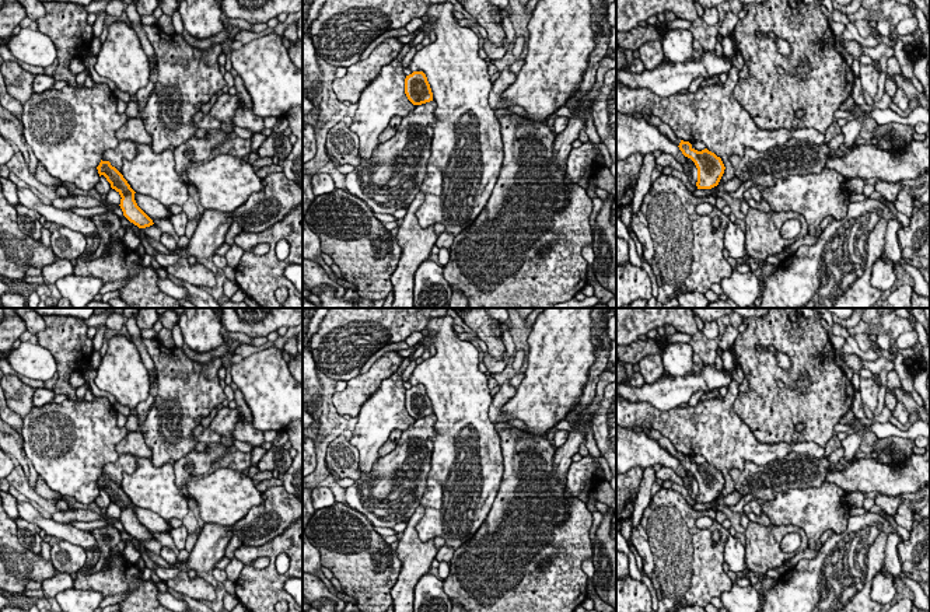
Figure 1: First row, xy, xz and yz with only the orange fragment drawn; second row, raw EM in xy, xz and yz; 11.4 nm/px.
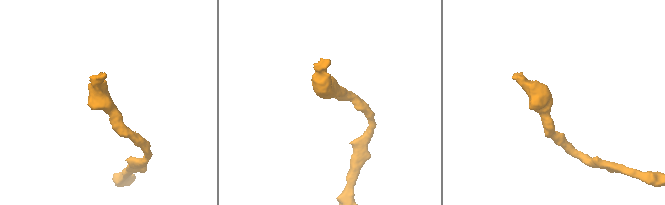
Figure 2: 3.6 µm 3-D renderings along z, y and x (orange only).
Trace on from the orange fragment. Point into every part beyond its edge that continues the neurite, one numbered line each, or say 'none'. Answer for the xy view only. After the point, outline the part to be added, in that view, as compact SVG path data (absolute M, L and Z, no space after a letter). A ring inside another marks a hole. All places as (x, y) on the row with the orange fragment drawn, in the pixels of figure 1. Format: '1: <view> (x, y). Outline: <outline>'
none

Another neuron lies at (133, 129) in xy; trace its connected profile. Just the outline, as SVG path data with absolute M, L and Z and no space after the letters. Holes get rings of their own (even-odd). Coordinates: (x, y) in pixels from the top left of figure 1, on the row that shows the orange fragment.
M140 116L127 118L127 120L115 132L119 141L130 140L137 144L151 144L151 136L147 133Z

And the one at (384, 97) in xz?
M403 43L395 60L384 66L380 74L361 92L352 118L350 130L359 136L359 158L371 158L380 146L380 134L389 126L394 116L405 118L415 109L405 94L402 59L410 45Z

